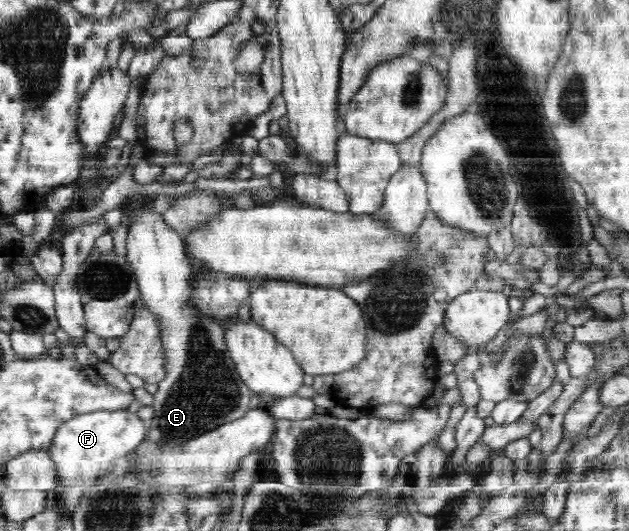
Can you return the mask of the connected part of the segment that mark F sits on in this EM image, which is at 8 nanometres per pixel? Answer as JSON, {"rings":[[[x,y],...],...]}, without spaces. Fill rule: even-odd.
{"rings":[[[128,410],[93,411],[76,415],[62,423],[47,448],[51,459],[55,462],[58,477],[83,477],[83,479],[102,478],[107,467],[123,455],[131,455],[132,451],[145,439],[147,431],[143,420],[137,413]]]}

